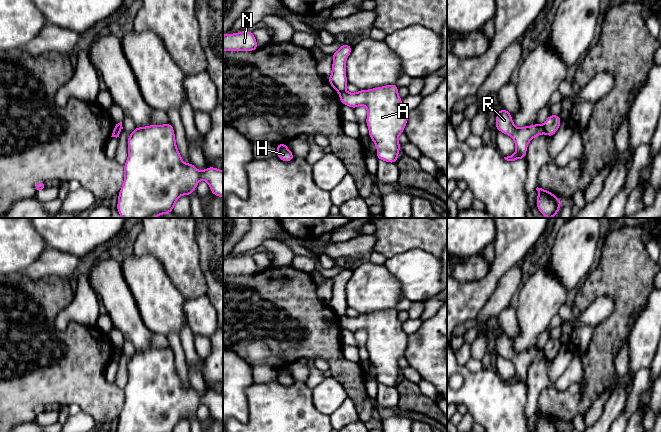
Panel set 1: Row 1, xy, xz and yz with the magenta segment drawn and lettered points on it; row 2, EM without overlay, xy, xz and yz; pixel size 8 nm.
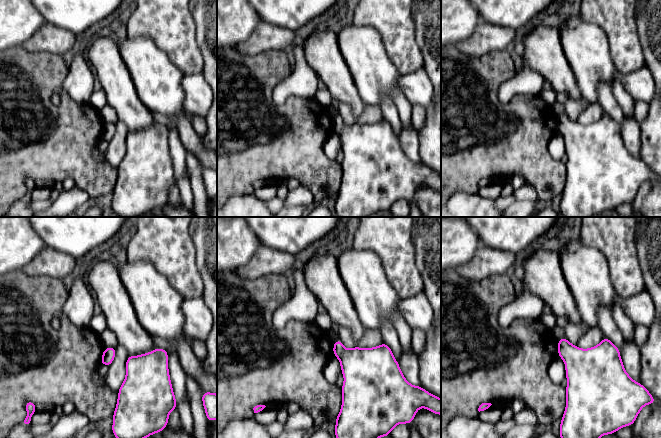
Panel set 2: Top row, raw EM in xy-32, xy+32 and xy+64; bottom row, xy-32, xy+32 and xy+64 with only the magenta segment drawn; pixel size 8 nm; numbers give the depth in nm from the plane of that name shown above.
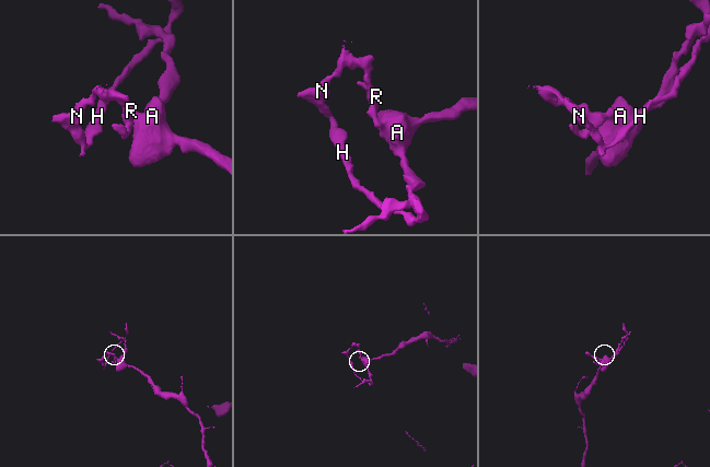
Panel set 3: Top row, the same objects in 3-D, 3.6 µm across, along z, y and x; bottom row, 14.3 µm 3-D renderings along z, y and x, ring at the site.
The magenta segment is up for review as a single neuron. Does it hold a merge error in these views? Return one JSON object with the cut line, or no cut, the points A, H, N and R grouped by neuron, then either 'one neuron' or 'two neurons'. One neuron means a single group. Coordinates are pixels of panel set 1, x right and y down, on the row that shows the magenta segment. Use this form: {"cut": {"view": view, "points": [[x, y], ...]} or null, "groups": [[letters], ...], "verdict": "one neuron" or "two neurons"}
{"cut": {"view": "yz", "points": [[542, 126], [545, 132]]}, "groups": [["A"], ["H", "N", "R"]], "verdict": "two neurons"}

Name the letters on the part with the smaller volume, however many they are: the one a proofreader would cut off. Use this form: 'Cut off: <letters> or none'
Cut off: H, N, R

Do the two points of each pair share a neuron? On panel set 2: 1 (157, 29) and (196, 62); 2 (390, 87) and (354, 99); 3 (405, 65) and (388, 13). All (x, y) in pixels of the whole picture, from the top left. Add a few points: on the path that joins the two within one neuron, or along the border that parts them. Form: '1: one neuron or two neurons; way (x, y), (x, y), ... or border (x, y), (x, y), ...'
1: one neuron; way (167, 33), (186, 52)
2: two neurons; border (351, 75), (359, 97), (366, 104)
3: one neuron; way (404, 52), (399, 41), (396, 26)

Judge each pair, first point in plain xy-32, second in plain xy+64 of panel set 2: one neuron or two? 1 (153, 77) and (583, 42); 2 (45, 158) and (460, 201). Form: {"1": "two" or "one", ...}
{"1": "one", "2": "two"}

